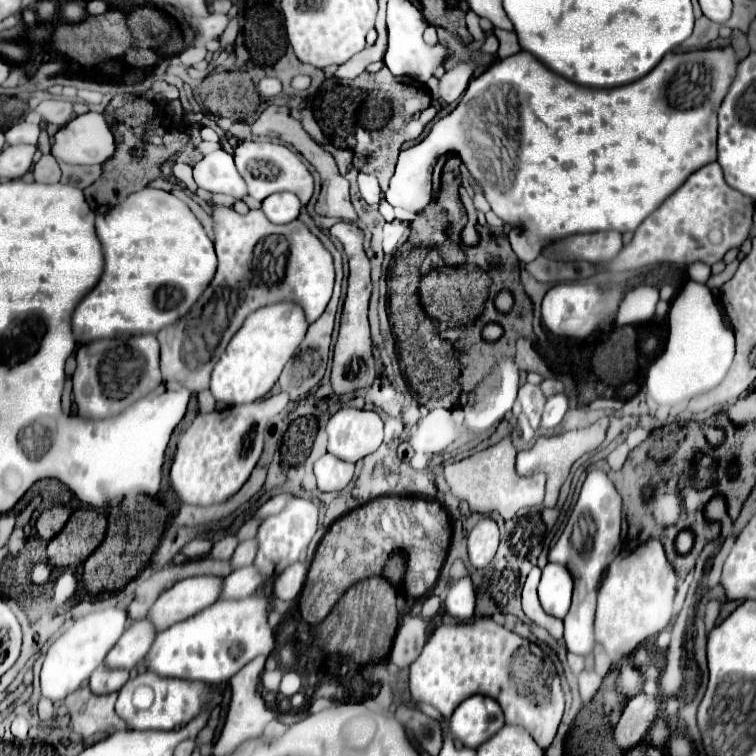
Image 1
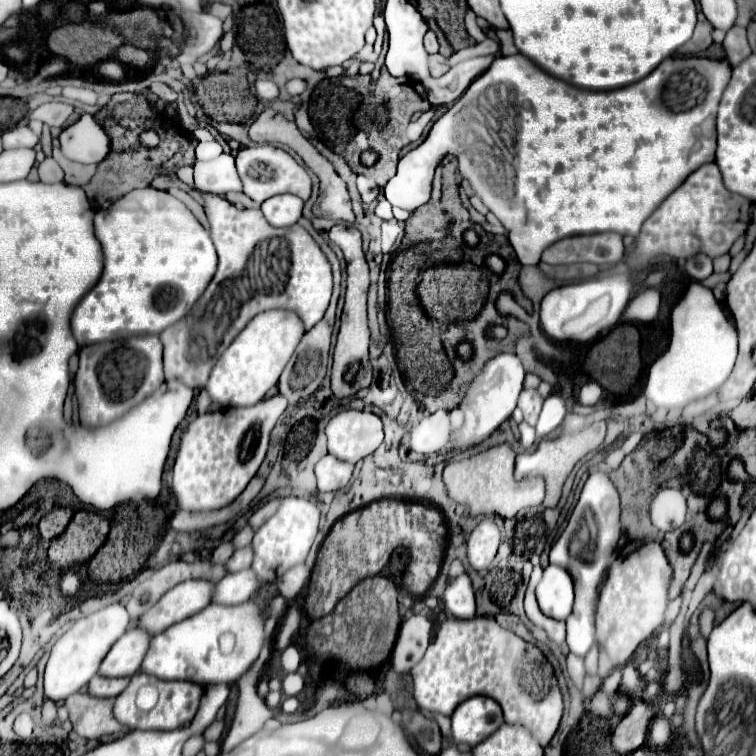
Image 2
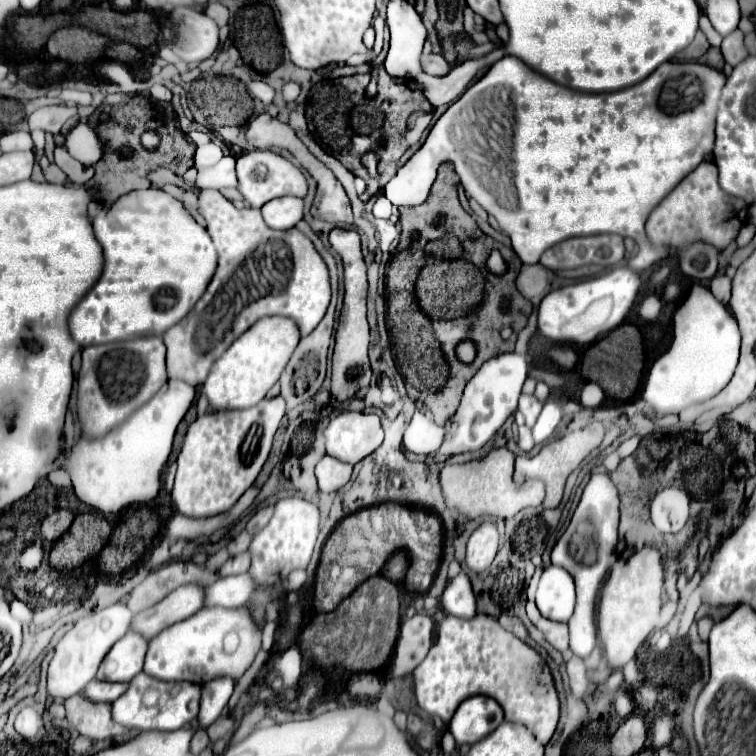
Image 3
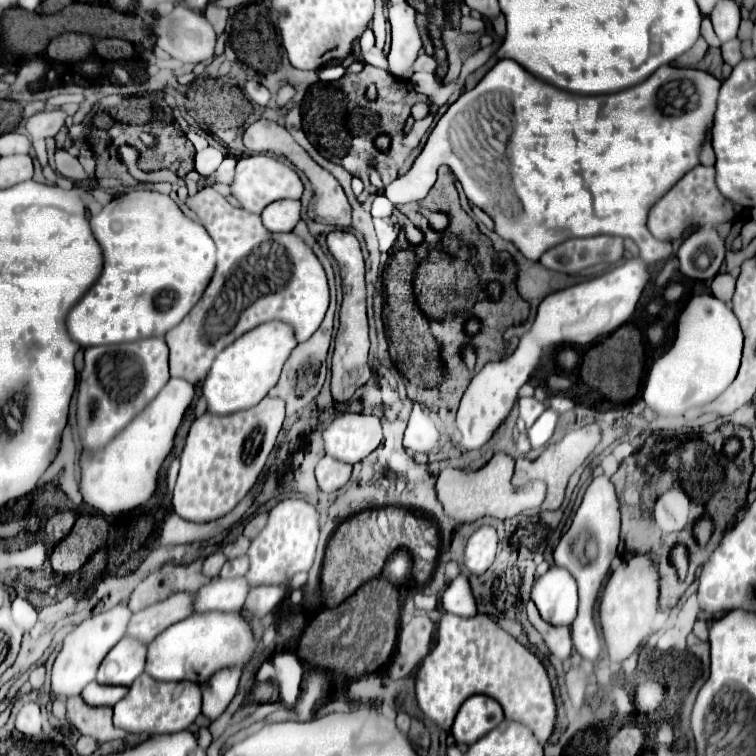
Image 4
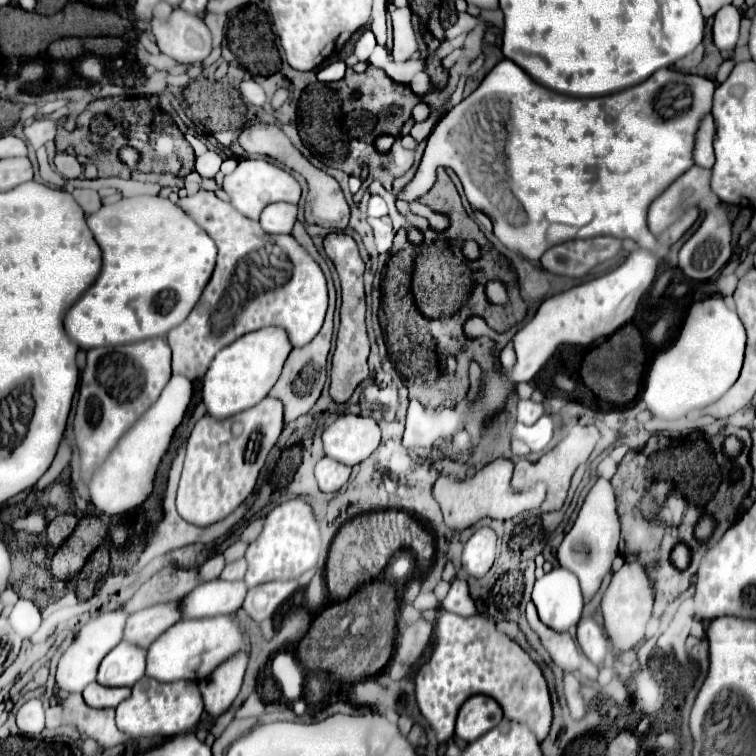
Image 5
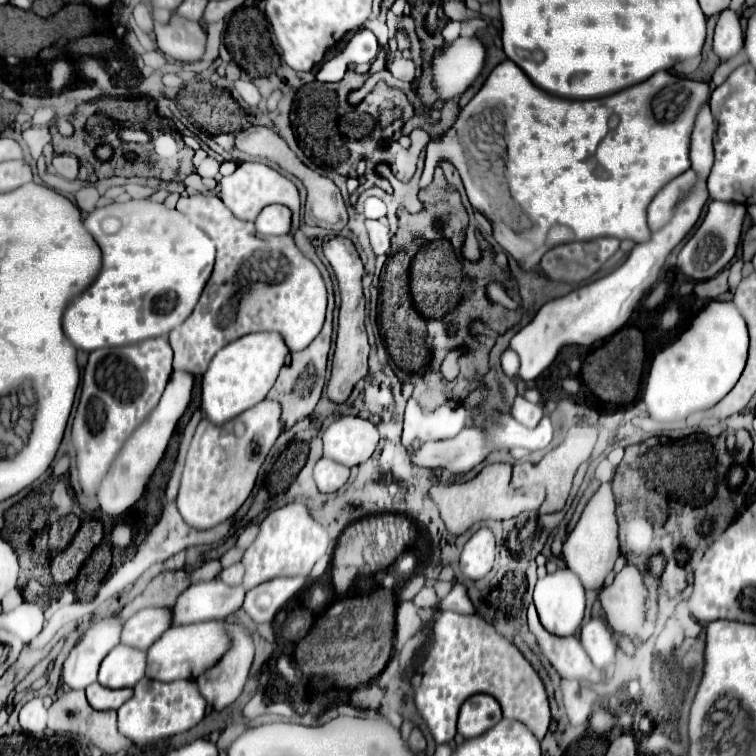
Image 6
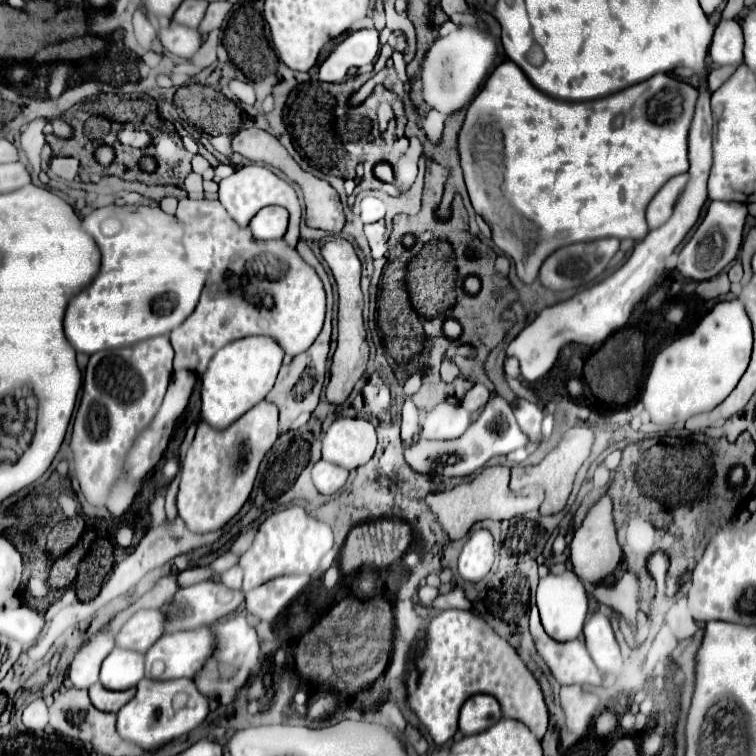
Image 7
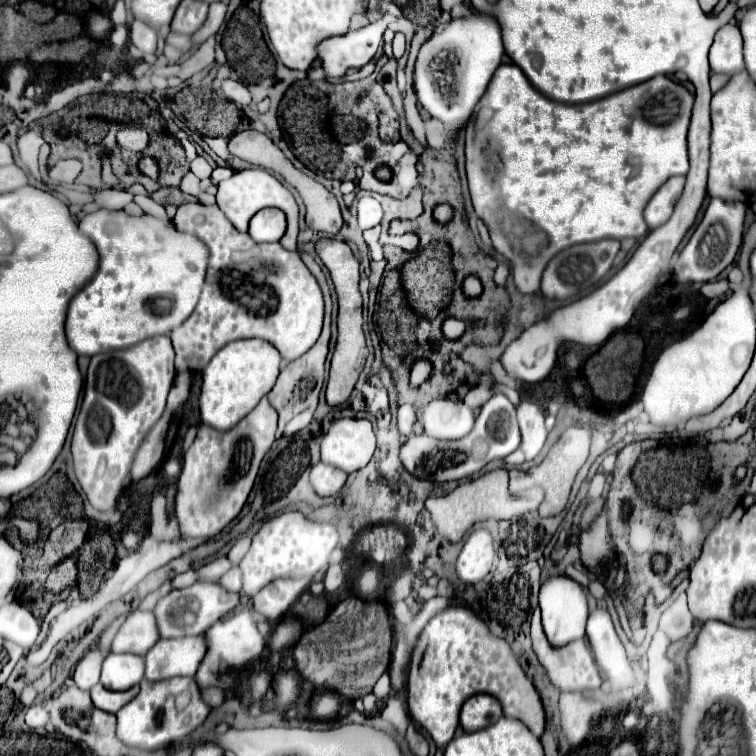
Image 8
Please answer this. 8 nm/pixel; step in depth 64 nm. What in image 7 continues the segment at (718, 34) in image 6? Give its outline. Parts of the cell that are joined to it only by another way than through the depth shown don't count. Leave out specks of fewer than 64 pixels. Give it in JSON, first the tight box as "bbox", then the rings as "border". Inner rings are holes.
{"bbox":[710,18,742,66],"border":[[[734,18],[720,20],[712,38],[710,56],[714,60],[714,66],[726,66],[726,64],[740,64],[742,62],[742,28]]]}

